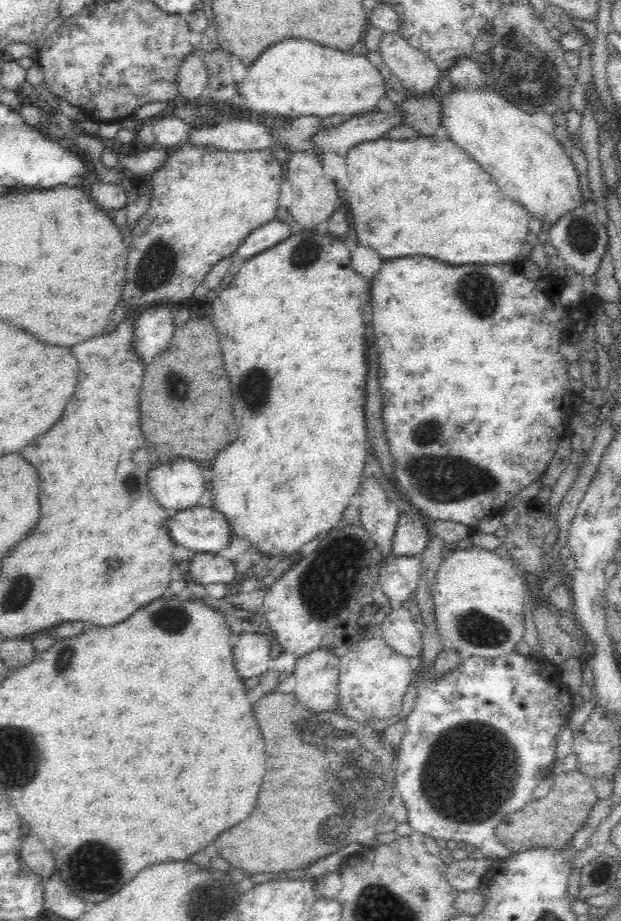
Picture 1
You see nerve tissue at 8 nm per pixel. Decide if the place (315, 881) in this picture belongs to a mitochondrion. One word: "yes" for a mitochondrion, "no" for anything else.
no

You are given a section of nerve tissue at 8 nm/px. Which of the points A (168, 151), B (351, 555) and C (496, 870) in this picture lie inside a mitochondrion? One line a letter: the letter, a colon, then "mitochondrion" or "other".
A: other
B: other
C: other

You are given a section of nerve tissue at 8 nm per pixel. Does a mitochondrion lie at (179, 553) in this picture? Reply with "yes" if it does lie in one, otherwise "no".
no

